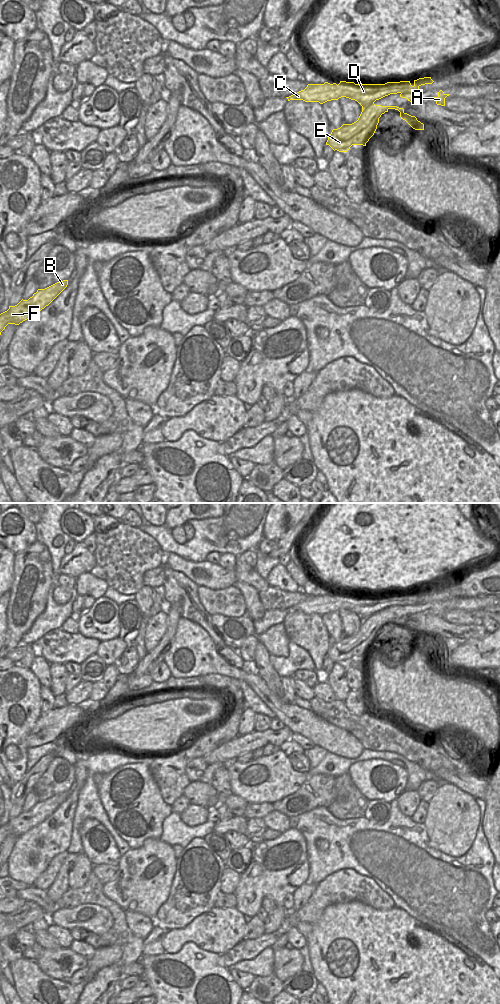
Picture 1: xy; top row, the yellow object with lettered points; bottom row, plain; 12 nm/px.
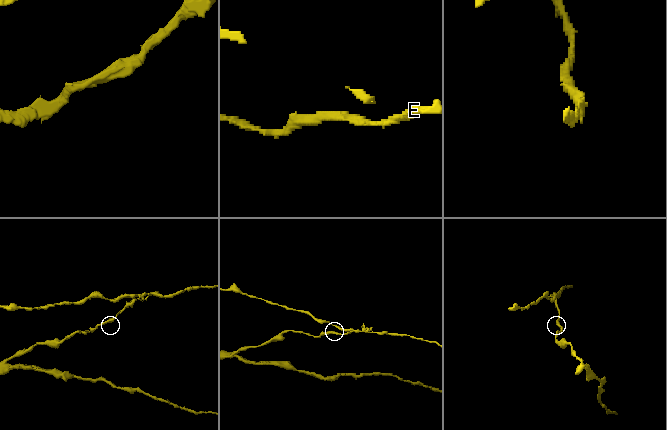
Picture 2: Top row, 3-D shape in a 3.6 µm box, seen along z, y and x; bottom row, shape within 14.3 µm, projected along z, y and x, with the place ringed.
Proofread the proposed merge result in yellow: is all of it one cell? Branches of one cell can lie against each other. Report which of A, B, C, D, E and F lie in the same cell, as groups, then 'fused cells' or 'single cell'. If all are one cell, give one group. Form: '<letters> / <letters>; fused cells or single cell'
A B E F / C D; fused cells

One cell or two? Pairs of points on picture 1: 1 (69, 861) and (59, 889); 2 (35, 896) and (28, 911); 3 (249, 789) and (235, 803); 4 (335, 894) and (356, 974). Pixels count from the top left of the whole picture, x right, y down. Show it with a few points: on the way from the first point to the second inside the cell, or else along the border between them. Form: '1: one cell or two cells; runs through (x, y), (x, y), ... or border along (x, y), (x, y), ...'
1: one cell; runs through (65, 868), (61, 882)
2: two cells; border along (25, 900), (35, 902), (47, 915)
3: two cells; border along (233, 793), (248, 803)
4: two cells; border along (361, 903), (347, 901), (329, 904), (319, 918)

